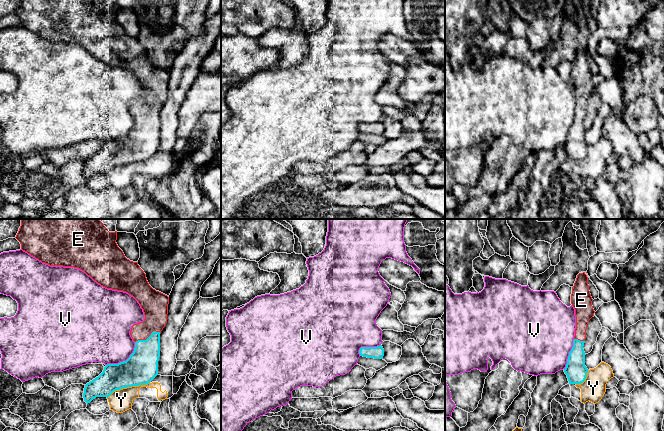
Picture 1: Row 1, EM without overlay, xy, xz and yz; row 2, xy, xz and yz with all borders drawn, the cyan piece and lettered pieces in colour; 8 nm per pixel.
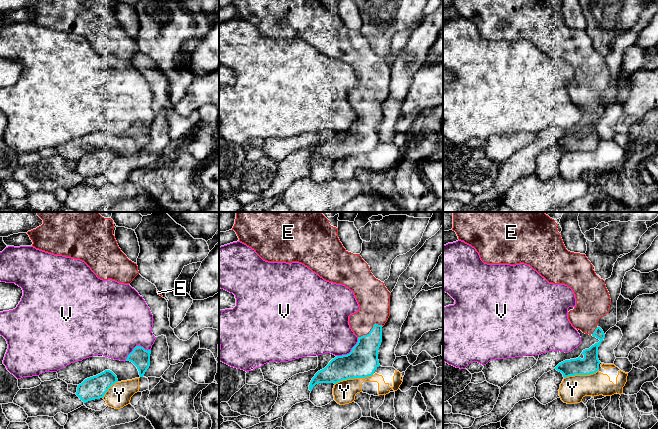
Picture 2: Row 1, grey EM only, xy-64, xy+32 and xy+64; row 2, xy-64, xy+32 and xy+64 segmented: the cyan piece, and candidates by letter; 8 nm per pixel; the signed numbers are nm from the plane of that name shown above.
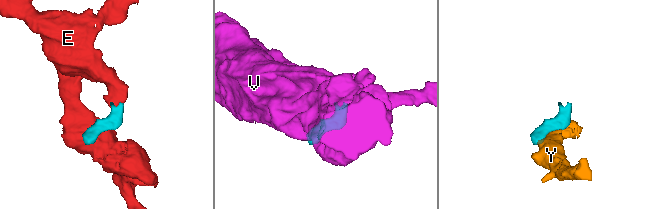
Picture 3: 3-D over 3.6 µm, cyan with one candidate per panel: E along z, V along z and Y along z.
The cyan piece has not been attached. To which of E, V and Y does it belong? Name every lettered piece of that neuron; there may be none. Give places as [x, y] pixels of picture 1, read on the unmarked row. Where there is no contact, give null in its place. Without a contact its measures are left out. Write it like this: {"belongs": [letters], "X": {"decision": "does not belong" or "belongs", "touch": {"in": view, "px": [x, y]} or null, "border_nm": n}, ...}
{"belongs": ["E"], "E": {"decision": "belongs", "touch": {"in": "xy", "px": [148, 113]}, "border_nm": 220}, "V": {"decision": "does not belong", "touch": {"in": "xy", "px": [124, 137]}, "border_nm": 300}, "Y": {"decision": "does not belong", "touch": {"in": "xy", "px": [128, 162]}, "border_nm": 360}}

